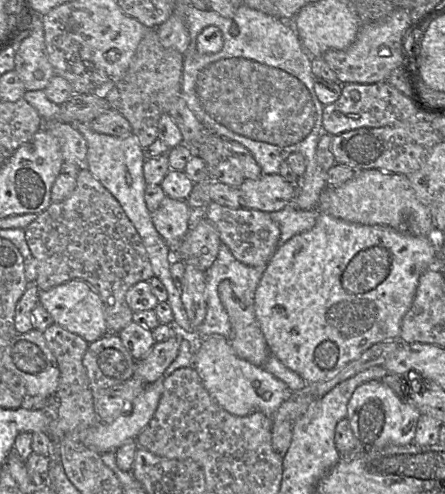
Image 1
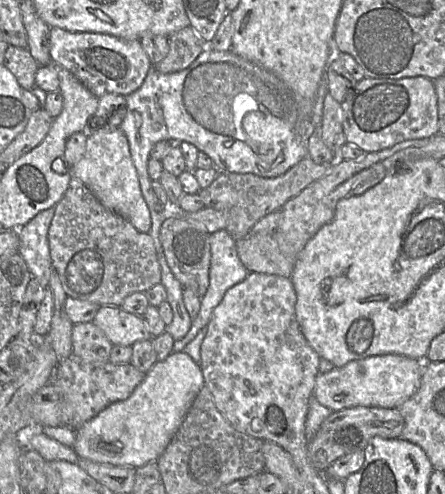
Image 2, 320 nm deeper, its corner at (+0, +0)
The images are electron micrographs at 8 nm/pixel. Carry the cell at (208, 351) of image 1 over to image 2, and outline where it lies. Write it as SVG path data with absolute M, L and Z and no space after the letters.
M398 354L353 360L327 373L319 373L315 380L314 396L333 412L355 406L398 408L419 389L423 365L424 361Z

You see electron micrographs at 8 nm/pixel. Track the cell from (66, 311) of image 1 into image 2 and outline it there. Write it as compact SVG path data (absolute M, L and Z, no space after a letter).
M101 306L92 323L116 346L132 346L137 341L153 338L141 316L117 306Z

